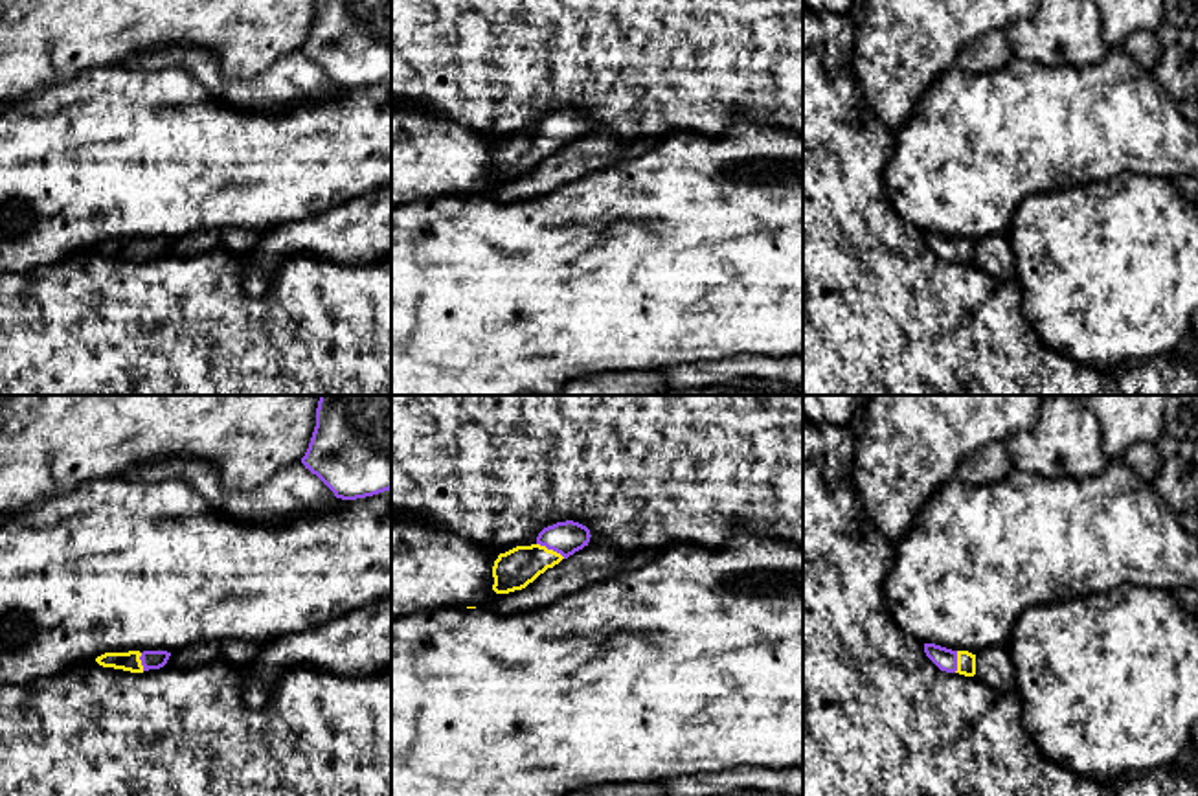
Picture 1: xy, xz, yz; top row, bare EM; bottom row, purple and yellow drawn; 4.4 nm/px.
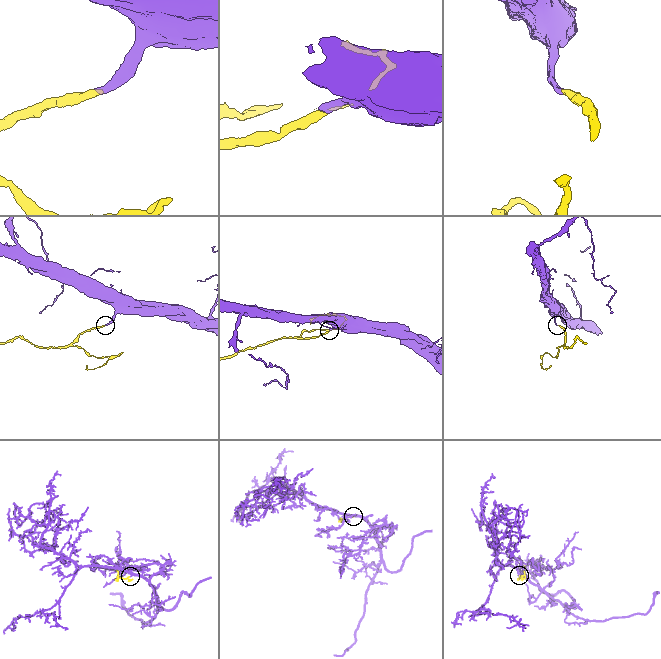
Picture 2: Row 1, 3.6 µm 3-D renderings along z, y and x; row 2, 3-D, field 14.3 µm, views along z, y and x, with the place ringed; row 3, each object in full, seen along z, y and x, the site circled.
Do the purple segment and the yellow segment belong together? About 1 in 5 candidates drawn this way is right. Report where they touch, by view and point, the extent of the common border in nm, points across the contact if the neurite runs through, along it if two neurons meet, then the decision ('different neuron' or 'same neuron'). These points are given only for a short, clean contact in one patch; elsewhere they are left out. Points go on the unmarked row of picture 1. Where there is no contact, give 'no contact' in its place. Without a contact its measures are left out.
xz (552, 136) | 140 nm | across xz (566, 125), (552, 136), (513, 159) | same neuron

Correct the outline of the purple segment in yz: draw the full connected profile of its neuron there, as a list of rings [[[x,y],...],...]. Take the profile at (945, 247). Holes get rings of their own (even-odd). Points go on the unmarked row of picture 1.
[[[924,232],[924,241],[941,259],[965,265],[976,263],[976,243],[968,239],[952,239],[935,232]]]

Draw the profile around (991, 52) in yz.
[[[992,31],[965,46],[955,57],[954,66],[968,74],[996,72],[1012,57],[1005,33]]]

